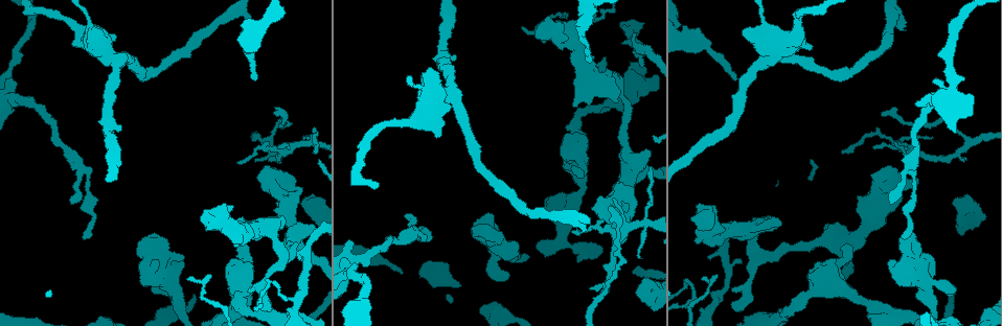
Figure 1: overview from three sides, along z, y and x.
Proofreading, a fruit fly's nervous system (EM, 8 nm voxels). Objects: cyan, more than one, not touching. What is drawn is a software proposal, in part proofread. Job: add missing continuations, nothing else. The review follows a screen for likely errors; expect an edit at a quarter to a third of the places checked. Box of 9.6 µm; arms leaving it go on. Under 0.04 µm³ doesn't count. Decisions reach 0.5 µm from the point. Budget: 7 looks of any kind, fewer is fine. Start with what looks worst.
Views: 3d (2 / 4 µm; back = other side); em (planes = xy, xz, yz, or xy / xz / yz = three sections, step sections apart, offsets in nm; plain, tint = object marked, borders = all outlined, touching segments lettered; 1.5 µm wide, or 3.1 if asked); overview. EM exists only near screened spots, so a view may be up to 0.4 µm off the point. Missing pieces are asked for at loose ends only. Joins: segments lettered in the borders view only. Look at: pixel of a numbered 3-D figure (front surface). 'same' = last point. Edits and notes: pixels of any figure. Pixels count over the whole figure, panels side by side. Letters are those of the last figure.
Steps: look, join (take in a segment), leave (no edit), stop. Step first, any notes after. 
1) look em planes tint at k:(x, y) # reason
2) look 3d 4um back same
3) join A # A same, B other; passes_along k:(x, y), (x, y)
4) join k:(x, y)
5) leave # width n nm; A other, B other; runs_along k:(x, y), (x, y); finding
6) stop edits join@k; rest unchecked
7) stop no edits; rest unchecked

look 3d 4um at 1:(301, 258) # free end

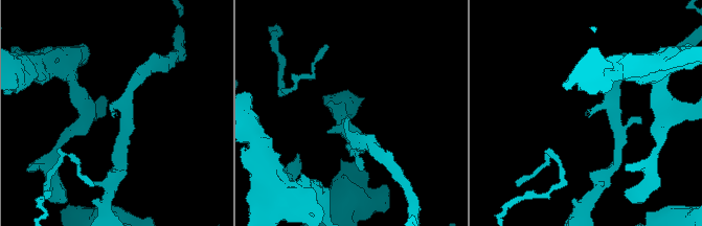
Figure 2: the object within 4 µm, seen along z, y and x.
look em planes borders at 2:(351, 115) # arm_widths 200, 200 nm

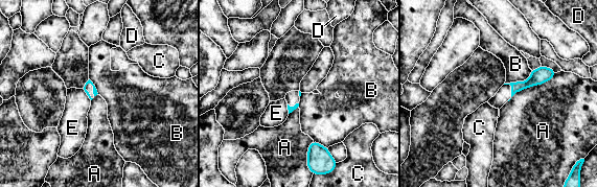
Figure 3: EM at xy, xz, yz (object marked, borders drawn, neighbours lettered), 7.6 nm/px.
leave # longest_contact A 440 nm; A other, B other, C other, D other, E other; border 3:(531, 70), (525, 80), (505, 84); no lettered segment goes on from it

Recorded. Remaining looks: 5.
look em xy step 8 tint at 1:(918, 181) # stops while still wide

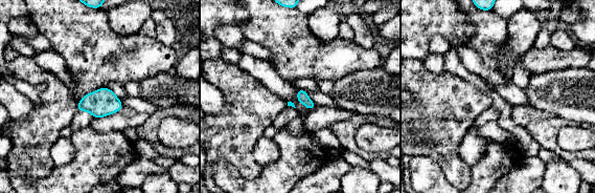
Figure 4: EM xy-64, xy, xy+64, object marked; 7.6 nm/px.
look em planes borders same # cut it another way

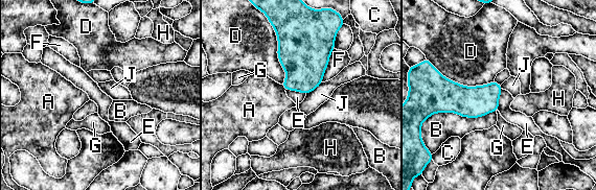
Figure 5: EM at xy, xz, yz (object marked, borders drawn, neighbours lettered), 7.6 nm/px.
leave # A other, B other, C other, D other, E other, F other, G other, H other, J other; border 5:(502, 89), (497, 110); no lettered segment goes on from it

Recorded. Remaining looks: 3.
look 3d 4um at 1:(421, 227) # branch stops here

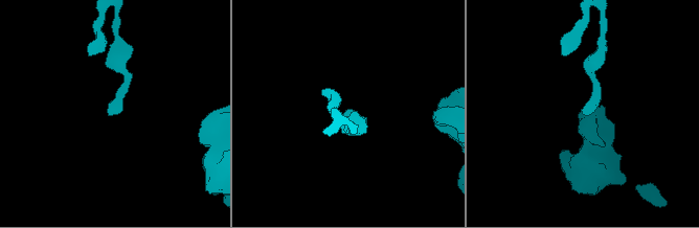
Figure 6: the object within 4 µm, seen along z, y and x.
look em planes borders at 6:(345, 112)

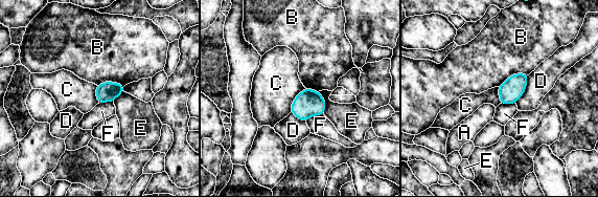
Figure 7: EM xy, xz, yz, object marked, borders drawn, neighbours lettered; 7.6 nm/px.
leave # A other, B other, C other, D other, E other, F other; border 7:(305, 88), (295, 97), (290, 111); none of them fits

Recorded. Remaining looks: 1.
stop no edits; rest unchecked

